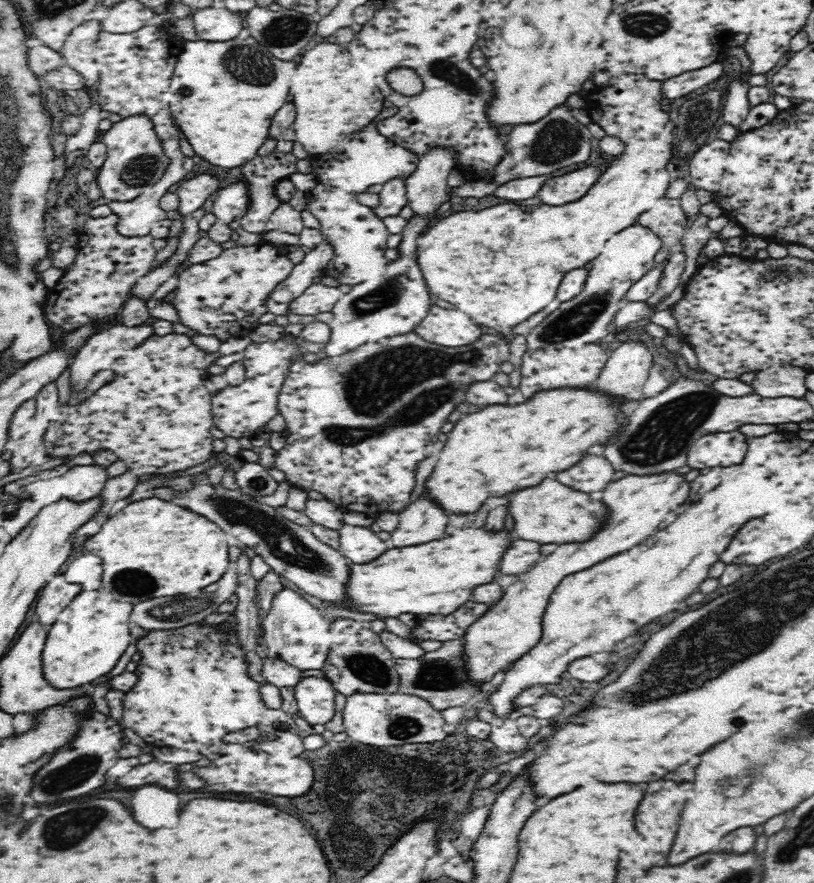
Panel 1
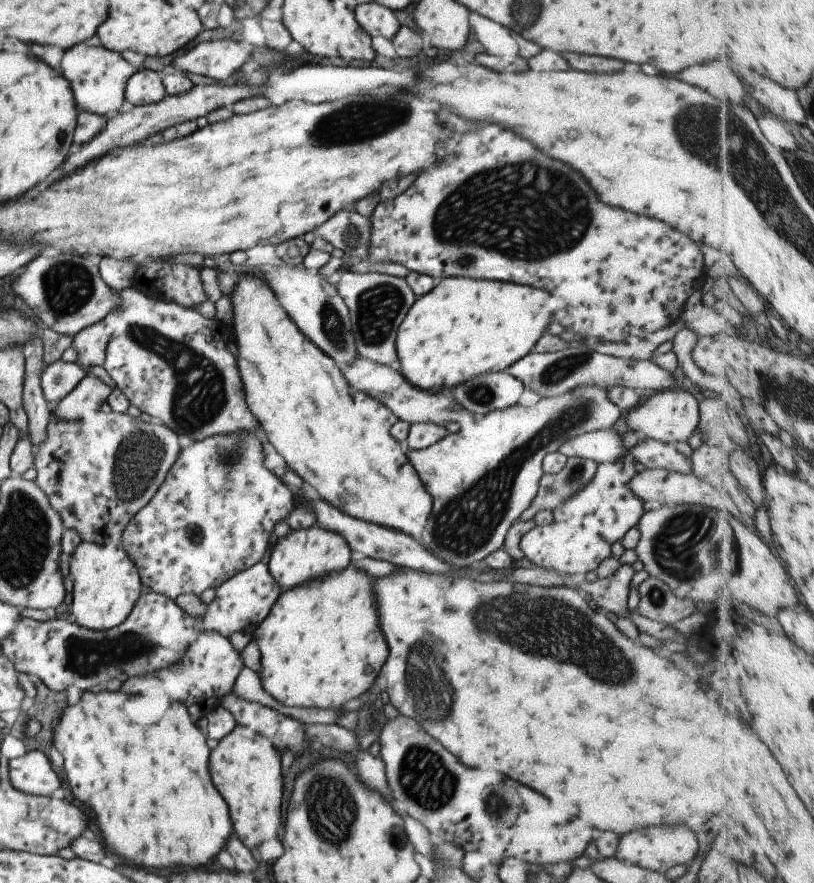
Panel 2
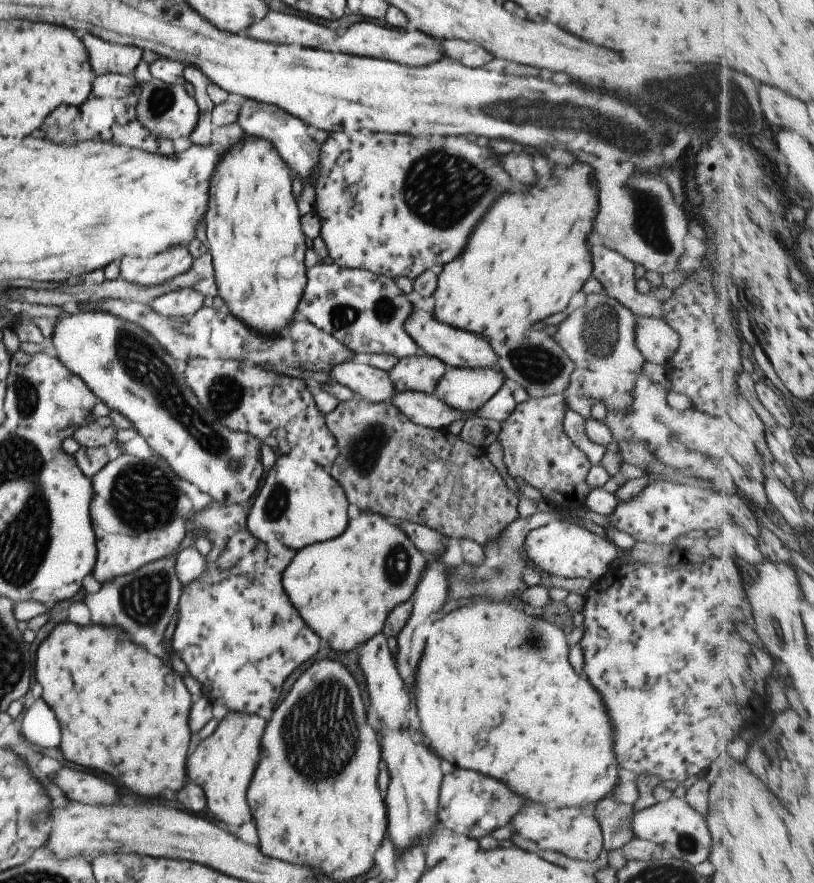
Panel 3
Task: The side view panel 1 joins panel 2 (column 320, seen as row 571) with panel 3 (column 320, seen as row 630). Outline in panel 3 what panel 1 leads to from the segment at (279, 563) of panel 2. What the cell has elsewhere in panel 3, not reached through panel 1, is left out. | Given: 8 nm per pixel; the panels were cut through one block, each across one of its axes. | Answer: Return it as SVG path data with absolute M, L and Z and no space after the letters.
M280 456L262 478L259 490L250 502L252 510L247 517L246 530L258 541L284 545L297 551L340 536L350 520L348 504L344 490L329 470L314 460Z

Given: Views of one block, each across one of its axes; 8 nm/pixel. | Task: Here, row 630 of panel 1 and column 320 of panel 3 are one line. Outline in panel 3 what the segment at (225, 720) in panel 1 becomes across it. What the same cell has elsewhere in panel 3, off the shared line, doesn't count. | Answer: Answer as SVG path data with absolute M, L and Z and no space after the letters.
M364 128L355 130L351 134L342 131L330 134L330 138L324 142L324 146L320 149L319 173L317 174L316 194L313 204L313 210L320 219L321 229L319 235L326 243L329 261L336 263L339 267L364 269L389 279L408 277L414 280L428 269L438 270L442 268L447 262L450 262L460 254L460 250L464 248L464 244L468 240L468 234L472 232L472 228L478 222L478 218L488 210L492 200L500 192L512 188L508 174L494 162L492 162L492 168L490 168L488 160L490 160L488 152L484 148L480 148L476 142L470 142L464 136L414 138L414 136L406 136L406 134L390 136L386 132L370 132L370 130L364 130Z

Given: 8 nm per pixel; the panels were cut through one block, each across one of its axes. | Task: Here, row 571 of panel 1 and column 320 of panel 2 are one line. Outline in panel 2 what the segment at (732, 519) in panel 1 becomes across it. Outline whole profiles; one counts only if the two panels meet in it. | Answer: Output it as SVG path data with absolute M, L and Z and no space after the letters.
M352 564L340 574L284 591L252 640L260 649L260 687L279 704L342 708L376 682L389 656L378 628L370 578Z

